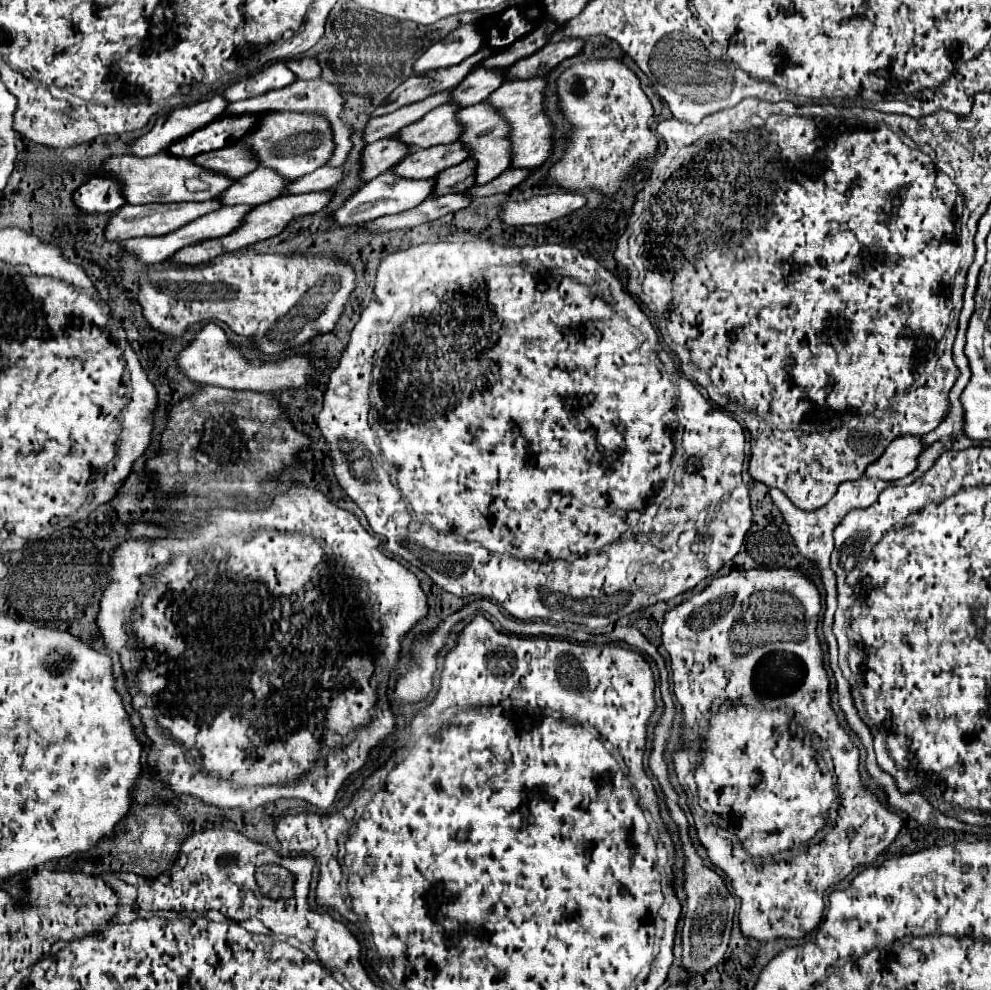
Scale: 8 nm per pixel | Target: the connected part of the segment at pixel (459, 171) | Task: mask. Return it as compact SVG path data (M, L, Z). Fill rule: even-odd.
M468 158L462 164L442 170L436 176L434 194L448 194L448 190L468 190L474 186L474 178L476 178L476 160Z

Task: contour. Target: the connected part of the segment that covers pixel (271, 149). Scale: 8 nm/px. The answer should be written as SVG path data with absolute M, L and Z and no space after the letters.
M270 112L266 114L258 128L248 134L246 144L252 148L256 158L262 166L272 166L272 170L280 170L286 178L300 178L316 168L324 166L336 148L332 126L326 116L322 114L310 114L310 112Z

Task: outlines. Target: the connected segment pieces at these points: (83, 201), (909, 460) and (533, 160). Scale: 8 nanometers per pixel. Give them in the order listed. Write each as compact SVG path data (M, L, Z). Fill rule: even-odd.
M96 176L74 192L74 202L84 212L114 212L126 204L126 198L118 180Z
M904 434L890 442L886 452L880 456L880 460L876 460L866 470L866 476L874 476L874 478L882 478L882 480L904 478L904 476L912 474L912 470L916 470L918 458L924 448L926 448L926 444L922 442L922 436Z
M526 78L526 80L506 80L488 102L492 102L512 124L512 144L514 144L514 166L520 168L536 168L544 164L552 156L552 134L554 124L546 116L544 108L544 92L546 92L546 78Z

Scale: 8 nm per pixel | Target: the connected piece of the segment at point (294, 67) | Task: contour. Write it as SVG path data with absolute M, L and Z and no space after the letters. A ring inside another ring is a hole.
M300 56L300 58L294 58L288 62L288 68L296 74L296 78L300 80L314 80L322 74L322 68L320 68L320 62L318 58L312 58L312 56Z

